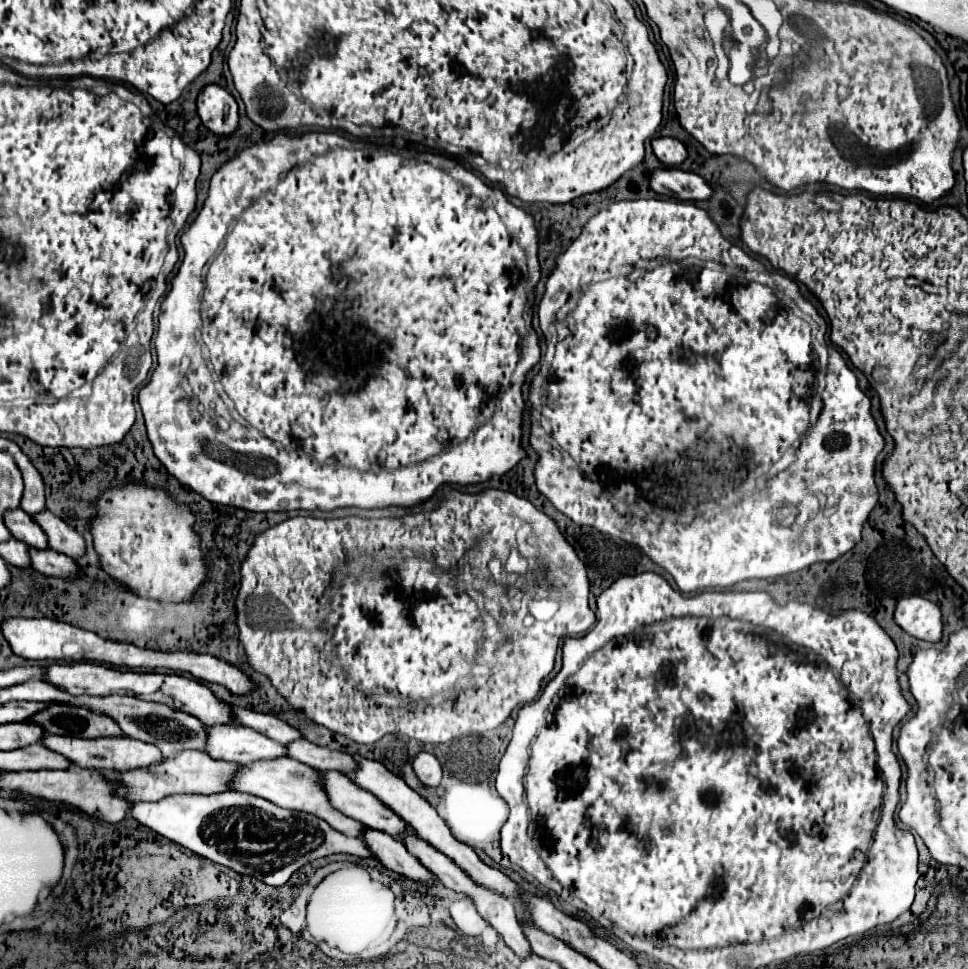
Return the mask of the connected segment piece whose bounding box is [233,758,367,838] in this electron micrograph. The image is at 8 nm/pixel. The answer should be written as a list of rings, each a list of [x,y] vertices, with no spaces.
[[[283,758],[283,760],[255,762],[255,764],[241,766],[241,770],[233,776],[233,788],[239,790],[239,792],[243,790],[243,792],[249,792],[249,794],[255,794],[255,796],[263,796],[265,800],[271,800],[273,804],[279,804],[281,808],[291,808],[291,810],[315,814],[315,816],[323,818],[325,822],[329,822],[335,830],[343,832],[345,836],[359,838],[367,830],[365,824],[359,824],[357,820],[341,814],[337,808],[331,806],[329,796],[327,796],[325,786],[323,786],[321,772],[299,762],[299,760]]]

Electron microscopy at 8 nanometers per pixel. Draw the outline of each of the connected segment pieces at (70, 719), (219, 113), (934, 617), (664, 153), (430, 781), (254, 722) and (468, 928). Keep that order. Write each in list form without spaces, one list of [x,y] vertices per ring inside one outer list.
[[[53,704],[47,710],[35,714],[29,722],[41,724],[47,734],[77,736],[77,738],[103,738],[125,736],[117,722],[105,714],[89,712],[87,708]]]
[[[219,84],[205,86],[197,96],[197,112],[203,124],[219,134],[233,134],[239,126],[239,114],[237,114],[237,102],[233,94],[229,94]]]
[[[907,596],[899,600],[895,610],[895,622],[907,634],[919,640],[935,644],[943,638],[943,622],[939,606],[921,596]]]
[[[667,136],[653,138],[651,140],[651,148],[653,148],[653,154],[665,166],[677,166],[677,164],[681,164],[687,158],[687,150],[677,138],[667,138]]]
[[[419,752],[413,758],[413,770],[417,774],[417,778],[431,788],[437,788],[441,784],[441,764],[439,760],[429,754],[429,752]]]
[[[233,708],[233,714],[235,714],[235,720],[243,726],[249,726],[265,736],[269,736],[271,740],[275,742],[281,742],[281,744],[289,744],[289,742],[295,742],[295,740],[301,740],[303,734],[289,726],[287,722],[279,720],[277,716],[269,716],[269,714],[261,714],[261,712],[253,712],[253,710],[247,710],[247,708]]]
[[[467,898],[455,900],[449,910],[457,928],[467,936],[479,936],[487,928],[487,922],[475,912],[475,904],[471,904],[471,900]]]

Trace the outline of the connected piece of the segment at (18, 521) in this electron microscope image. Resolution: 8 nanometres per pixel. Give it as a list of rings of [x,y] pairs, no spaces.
[[[21,508],[7,510],[3,514],[3,522],[5,522],[7,530],[13,532],[13,538],[19,538],[27,546],[33,546],[33,548],[45,548],[47,546],[45,532]]]

